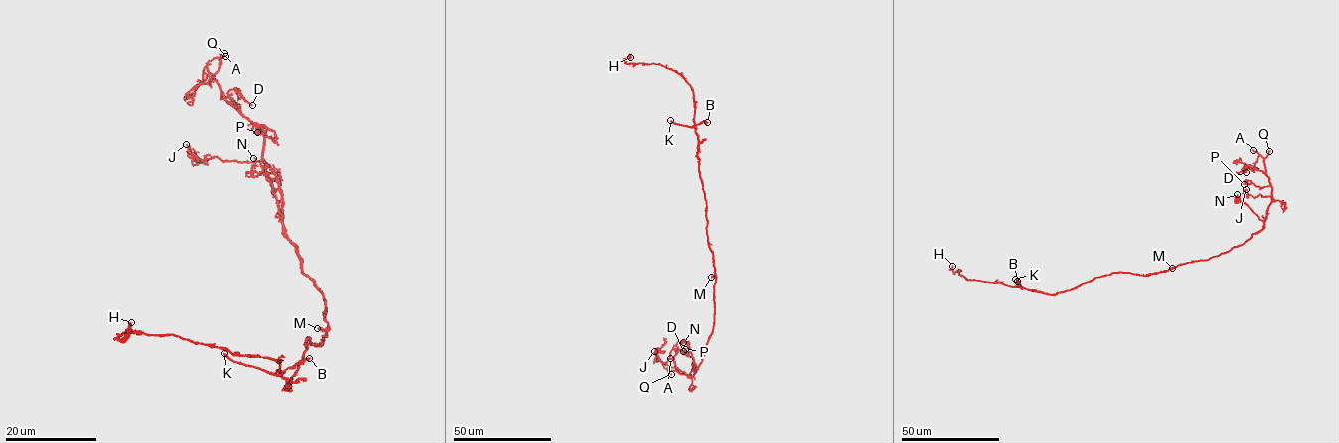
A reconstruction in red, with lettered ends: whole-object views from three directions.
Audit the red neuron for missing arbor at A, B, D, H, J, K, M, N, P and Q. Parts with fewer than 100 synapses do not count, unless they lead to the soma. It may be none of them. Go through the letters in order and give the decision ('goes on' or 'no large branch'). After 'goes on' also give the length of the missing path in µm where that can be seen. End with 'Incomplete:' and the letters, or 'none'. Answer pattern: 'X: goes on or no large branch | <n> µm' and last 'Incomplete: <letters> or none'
A: no large branch
B: no large branch
D: no large branch
H: no large branch
J: no large branch
K: goes on | 160 µm
M: no large branch
N: no large branch
P: no large branch
Q: goes on | 9 µm
Incomplete: K, Q

